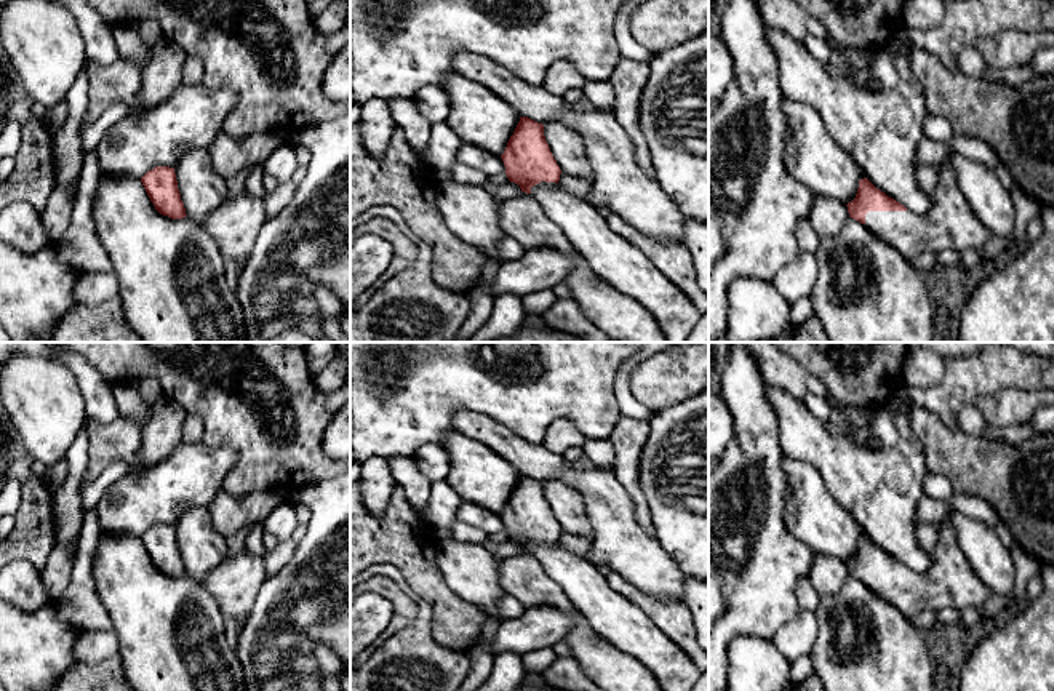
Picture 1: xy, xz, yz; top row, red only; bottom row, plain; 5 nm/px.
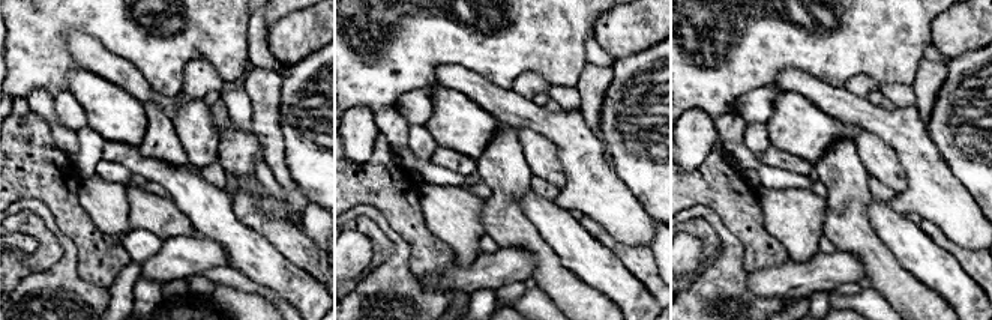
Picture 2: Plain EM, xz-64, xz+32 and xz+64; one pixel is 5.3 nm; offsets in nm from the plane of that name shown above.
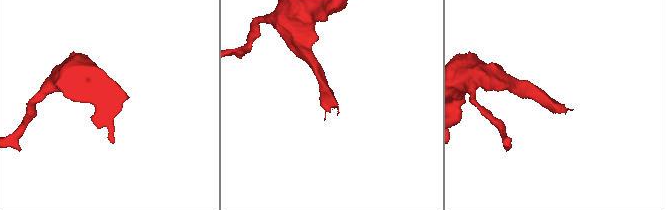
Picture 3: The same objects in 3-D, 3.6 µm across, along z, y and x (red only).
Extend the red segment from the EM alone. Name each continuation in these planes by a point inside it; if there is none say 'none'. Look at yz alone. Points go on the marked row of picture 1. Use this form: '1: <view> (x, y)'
1: yz (950, 224)

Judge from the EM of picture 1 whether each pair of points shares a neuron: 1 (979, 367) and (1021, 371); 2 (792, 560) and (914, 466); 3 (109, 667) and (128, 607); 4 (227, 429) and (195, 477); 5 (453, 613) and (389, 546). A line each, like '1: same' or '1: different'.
1: same
2: different
3: different
4: different
5: same

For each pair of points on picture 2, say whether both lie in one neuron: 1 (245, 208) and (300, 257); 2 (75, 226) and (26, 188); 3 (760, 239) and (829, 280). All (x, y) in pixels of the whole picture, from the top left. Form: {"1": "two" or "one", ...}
{"1": "one", "2": "one", "3": "two"}

